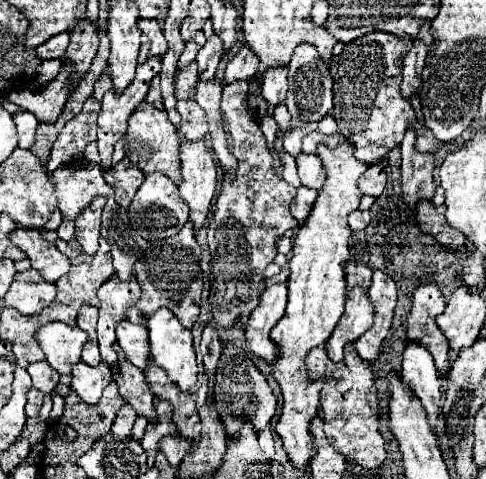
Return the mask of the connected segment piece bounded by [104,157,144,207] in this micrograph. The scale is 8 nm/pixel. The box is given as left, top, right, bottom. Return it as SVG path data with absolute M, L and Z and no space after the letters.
M124 157L118 165L112 167L112 173L104 175L104 179L108 181L108 185L114 187L116 203L128 207L138 191L138 185L144 181L144 173Z

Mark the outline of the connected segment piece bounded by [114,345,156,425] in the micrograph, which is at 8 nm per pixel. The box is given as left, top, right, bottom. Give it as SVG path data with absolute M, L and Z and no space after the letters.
M116 345L118 351L118 367L120 371L114 375L120 395L124 401L140 415L146 417L148 423L156 423L156 411L154 411L154 395L148 387L148 381L140 369L136 369L130 361L126 361L124 351Z

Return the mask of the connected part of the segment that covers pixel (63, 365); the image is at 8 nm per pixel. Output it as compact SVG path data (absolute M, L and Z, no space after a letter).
M48 323L36 333L36 339L50 367L54 367L60 375L70 375L72 365L82 361L80 353L88 339L88 333L64 323Z

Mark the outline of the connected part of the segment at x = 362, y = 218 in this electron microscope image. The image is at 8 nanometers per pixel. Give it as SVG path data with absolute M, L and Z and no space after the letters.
M356 209L356 211L352 211L352 213L348 215L348 225L350 225L352 229L366 229L368 223L370 223L370 213L368 213L368 211Z

